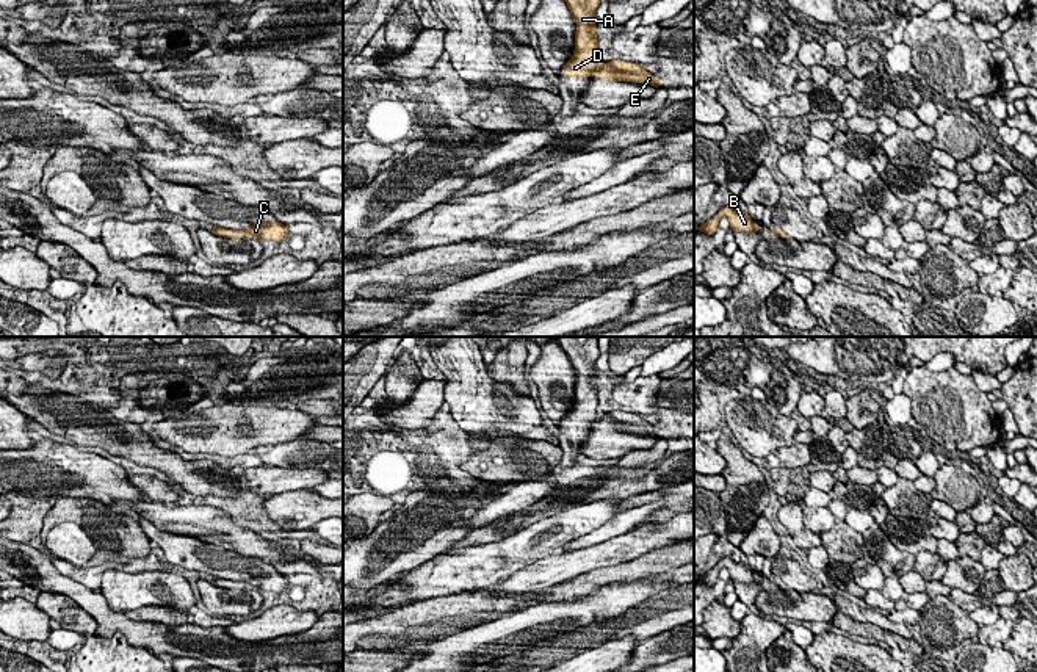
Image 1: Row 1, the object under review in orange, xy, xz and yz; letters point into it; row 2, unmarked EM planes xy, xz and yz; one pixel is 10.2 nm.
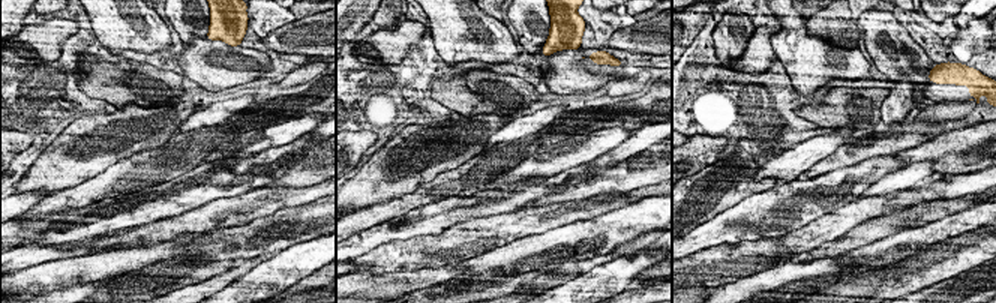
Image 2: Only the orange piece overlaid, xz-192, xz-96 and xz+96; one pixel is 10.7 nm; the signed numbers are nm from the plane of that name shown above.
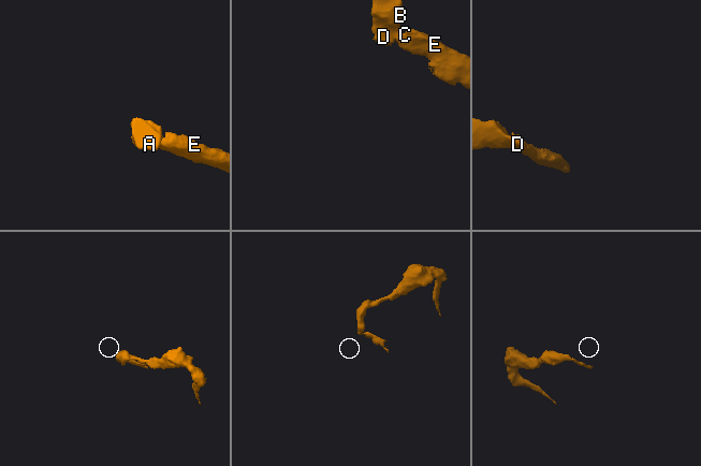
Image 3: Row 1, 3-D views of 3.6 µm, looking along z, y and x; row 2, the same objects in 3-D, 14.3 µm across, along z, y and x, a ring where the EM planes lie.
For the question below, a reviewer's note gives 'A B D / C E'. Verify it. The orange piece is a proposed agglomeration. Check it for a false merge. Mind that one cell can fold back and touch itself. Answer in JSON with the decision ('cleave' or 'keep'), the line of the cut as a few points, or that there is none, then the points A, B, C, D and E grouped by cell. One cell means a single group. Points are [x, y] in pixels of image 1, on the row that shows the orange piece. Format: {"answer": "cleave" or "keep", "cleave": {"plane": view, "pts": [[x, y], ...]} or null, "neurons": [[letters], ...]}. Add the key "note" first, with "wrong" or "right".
{"note": "right", "answer": "cleave", "cleave": {"plane": "xz", "pts": [[599, 61], [594, 71]]}, "neurons": [["A", "B", "D"], ["C", "E"]]}

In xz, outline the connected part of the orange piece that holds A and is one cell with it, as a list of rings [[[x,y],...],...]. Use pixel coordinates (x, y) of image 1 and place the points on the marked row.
[[[564,0],[576,23],[575,50],[572,58],[562,67],[565,77],[578,80],[591,77],[598,66],[598,39],[594,23],[595,9],[600,0]]]

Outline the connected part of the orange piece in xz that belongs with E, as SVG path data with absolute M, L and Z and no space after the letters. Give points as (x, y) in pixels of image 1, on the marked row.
M612 60L608 63L598 63L594 70L594 77L611 81L633 81L647 83L653 88L664 86L666 83L647 72L639 63Z

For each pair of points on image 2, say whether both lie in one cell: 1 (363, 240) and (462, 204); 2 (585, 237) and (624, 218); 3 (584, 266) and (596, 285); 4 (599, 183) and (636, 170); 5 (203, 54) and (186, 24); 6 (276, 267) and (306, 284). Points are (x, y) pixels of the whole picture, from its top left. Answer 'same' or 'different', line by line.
1: same
2: same
3: different
4: same
5: different
6: different

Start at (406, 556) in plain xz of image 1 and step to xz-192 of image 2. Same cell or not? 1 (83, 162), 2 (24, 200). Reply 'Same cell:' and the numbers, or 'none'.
Same cell: 1

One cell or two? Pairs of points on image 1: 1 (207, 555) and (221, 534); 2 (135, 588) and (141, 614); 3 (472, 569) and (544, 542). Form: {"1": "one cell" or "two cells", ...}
{"1": "two cells", "2": "two cells", "3": "one cell"}

